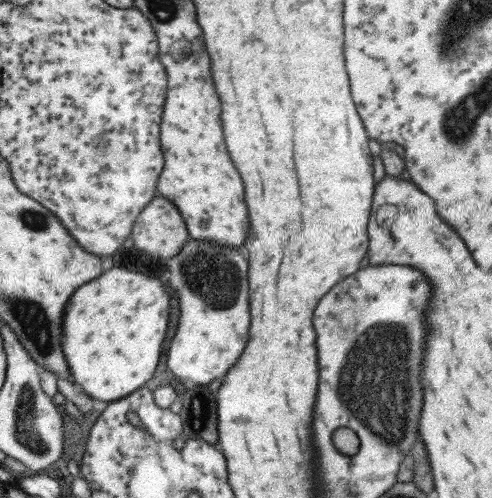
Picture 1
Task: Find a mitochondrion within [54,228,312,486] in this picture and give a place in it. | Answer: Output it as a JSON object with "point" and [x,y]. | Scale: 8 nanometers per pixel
{"point":[214,277]}

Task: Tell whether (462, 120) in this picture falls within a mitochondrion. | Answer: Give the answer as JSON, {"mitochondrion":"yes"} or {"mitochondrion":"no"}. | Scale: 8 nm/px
{"mitochondrion":"yes"}

